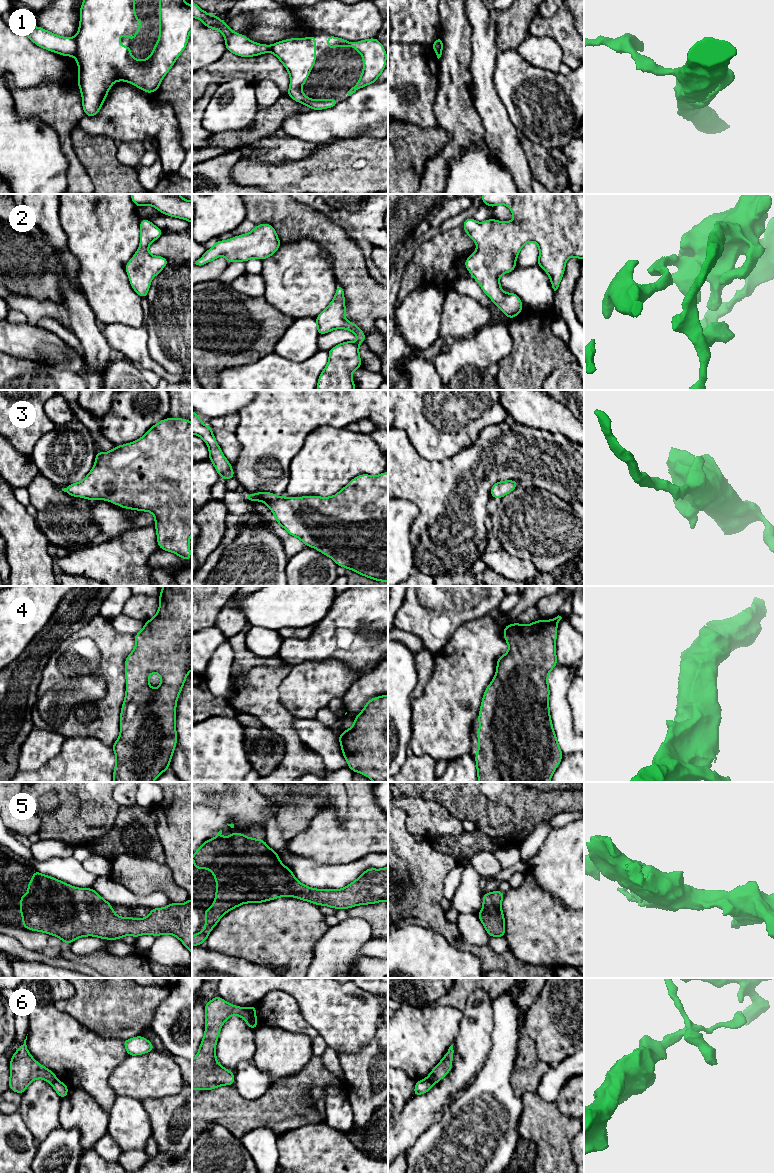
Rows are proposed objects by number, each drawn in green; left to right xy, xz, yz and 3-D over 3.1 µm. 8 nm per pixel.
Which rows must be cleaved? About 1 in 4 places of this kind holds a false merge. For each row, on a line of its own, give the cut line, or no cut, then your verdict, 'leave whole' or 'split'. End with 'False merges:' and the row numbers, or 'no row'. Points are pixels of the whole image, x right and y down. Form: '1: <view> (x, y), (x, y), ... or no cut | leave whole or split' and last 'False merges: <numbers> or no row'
1: xy (74, 38), (76, 43), (75, 56) | split
2: no cut | leave whole
3: no cut | leave whole
4: no cut | leave whole
5: no cut | leave whole
6: xz (246, 1008), (249, 1017), (256, 1024) | split
False merges: 1, 6

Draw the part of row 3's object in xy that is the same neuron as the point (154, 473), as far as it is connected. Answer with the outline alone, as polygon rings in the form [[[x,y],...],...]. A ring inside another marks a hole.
[[[167,417],[132,443],[115,446],[106,453],[96,451],[95,464],[89,474],[82,481],[70,484],[62,491],[89,501],[107,500],[125,509],[151,512],[155,517],[159,548],[175,553],[189,562],[189,540],[192,534],[192,423],[184,418]]]

